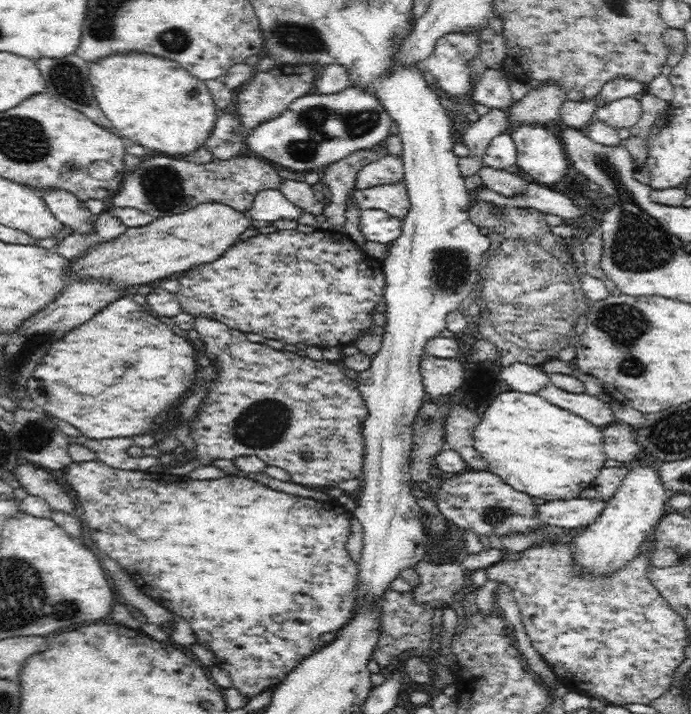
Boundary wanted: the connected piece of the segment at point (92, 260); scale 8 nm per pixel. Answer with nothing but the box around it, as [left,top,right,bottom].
[70,202,252,290]

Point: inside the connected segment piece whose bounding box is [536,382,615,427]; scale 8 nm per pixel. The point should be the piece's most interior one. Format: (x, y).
(597, 411)

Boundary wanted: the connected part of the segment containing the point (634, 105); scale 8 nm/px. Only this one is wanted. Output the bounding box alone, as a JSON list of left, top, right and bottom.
[593,96,641,130]

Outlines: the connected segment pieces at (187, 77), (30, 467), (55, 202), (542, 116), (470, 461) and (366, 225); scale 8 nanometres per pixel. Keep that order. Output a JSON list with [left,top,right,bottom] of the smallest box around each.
[[89,54,219,158],[13,463,74,513],[41,189,94,234],[508,82,567,128],[444,404,487,471],[359,208,402,246]]

